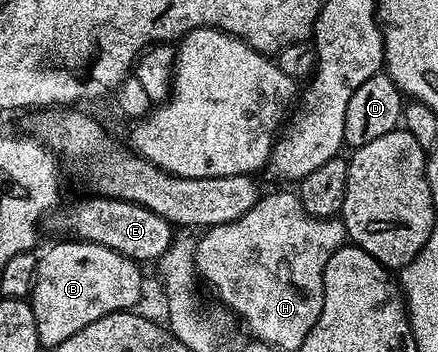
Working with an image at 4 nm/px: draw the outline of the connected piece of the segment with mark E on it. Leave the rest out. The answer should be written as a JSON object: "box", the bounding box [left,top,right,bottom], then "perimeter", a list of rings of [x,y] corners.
{"box":[50,197,174,264],"perimeter":[[[91,197],[84,199],[77,206],[65,205],[51,215],[50,222],[52,221],[53,228],[60,233],[57,235],[72,235],[82,242],[97,242],[137,264],[155,263],[168,251],[174,237],[174,227],[162,215],[121,198]]]}

